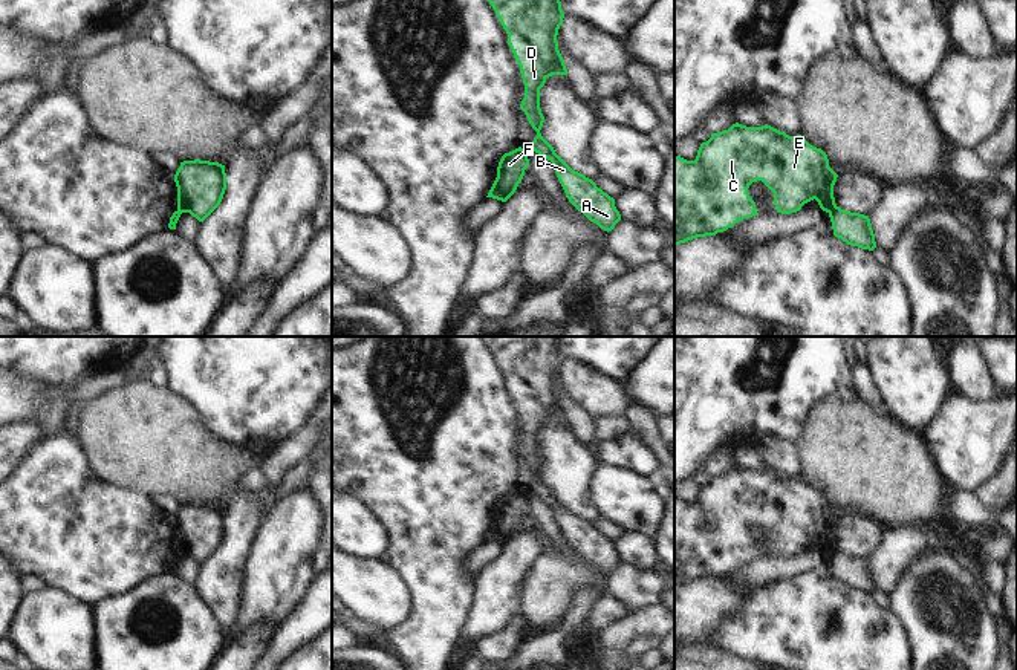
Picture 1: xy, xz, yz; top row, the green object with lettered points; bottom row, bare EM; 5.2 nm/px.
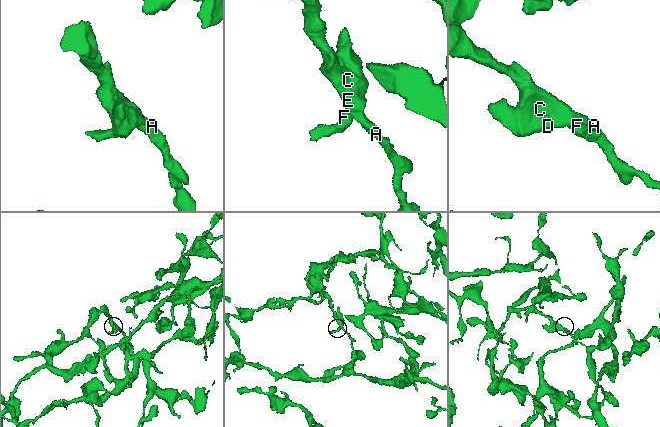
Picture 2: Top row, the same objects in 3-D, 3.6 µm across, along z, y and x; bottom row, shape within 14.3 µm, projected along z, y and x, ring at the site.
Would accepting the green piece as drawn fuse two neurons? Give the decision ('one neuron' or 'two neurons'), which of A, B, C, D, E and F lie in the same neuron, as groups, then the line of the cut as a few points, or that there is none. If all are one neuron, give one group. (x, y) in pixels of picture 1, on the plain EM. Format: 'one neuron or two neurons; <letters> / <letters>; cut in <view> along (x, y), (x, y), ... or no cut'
two neurons; A B C D E / F; cut in yz along (835, 548), (829, 556)

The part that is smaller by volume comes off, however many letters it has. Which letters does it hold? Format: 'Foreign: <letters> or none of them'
Foreign: F

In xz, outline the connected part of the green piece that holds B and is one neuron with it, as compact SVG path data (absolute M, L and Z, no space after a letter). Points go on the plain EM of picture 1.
M483 338L506 373L508 387L520 408L525 427L525 441L520 451L537 474L537 479L528 489L552 505L569 545L601 572L612 574L621 563L615 542L598 531L592 522L572 512L540 476L544 465L540 451L540 431L549 419L567 418L557 384L558 372L564 361L560 338Z

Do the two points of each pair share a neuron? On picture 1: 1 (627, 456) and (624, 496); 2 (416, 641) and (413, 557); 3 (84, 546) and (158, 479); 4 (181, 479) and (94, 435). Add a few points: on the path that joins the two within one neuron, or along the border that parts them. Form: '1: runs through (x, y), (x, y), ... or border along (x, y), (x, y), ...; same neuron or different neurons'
1: border along (603, 462), (630, 467), (653, 478); different neurons
2: runs through (427, 620), (427, 578); same neuron
3: border along (110, 481), (120, 485), (138, 487), (152, 496); different neurons
4: runs through (159, 458), (136, 435), (115, 435); same neuron

